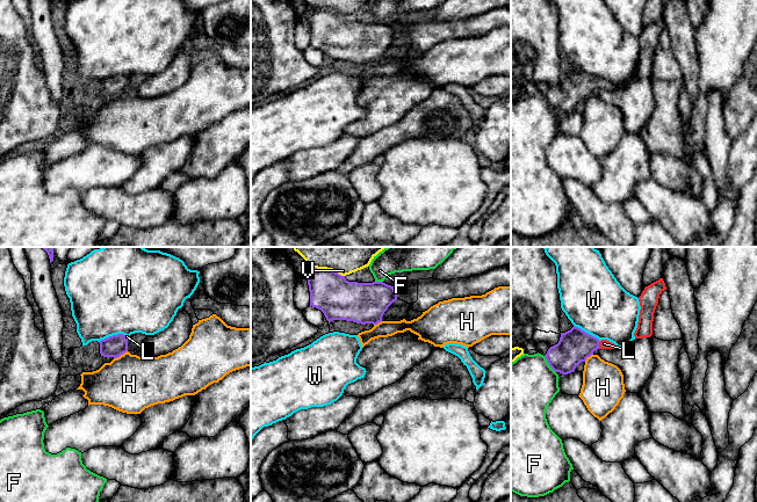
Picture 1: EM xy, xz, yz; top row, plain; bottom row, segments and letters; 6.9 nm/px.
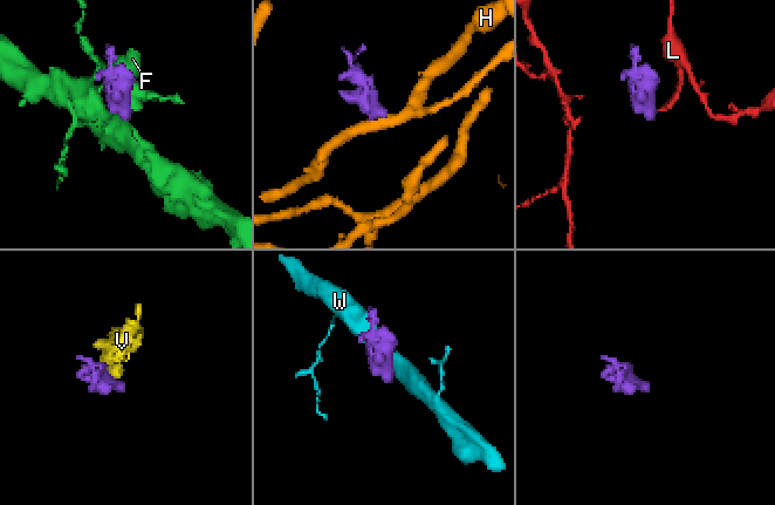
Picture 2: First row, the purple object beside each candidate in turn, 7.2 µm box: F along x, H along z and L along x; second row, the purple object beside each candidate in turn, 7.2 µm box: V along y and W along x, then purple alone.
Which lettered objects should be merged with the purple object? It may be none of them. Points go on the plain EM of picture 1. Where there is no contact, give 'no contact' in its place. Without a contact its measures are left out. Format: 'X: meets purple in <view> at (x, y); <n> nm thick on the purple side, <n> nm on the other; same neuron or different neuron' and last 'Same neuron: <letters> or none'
F: meets purple in yz at (548, 103); 240 nm thick on the purple side, 400 nm on the other; different neuron
H: meets purple in xy at (120, 95); 150 nm thick on the purple side, 400 nm on the other; different neuron
L: meets purple in yz at (598, 85); 240 nm thick on the purple side, 60 nm on the other; same neuron
V: meets purple in xz at (327, 11); 280 nm thick on the purple side, 110 nm on the other; different neuron
W: meets purple in xy at (113, 75); 150 nm thick on the purple side, 500 nm on the other; different neuron
Same neuron: L

